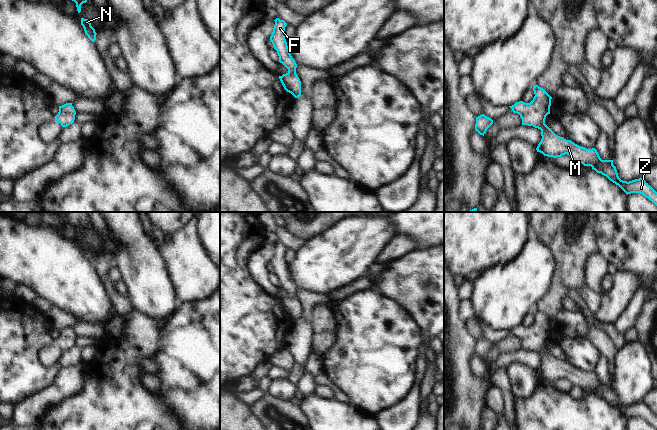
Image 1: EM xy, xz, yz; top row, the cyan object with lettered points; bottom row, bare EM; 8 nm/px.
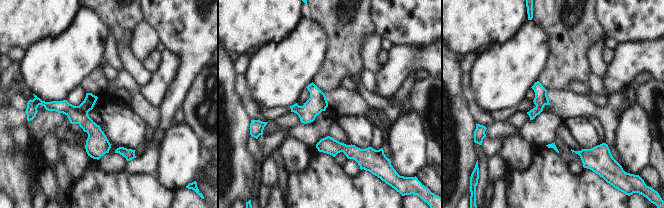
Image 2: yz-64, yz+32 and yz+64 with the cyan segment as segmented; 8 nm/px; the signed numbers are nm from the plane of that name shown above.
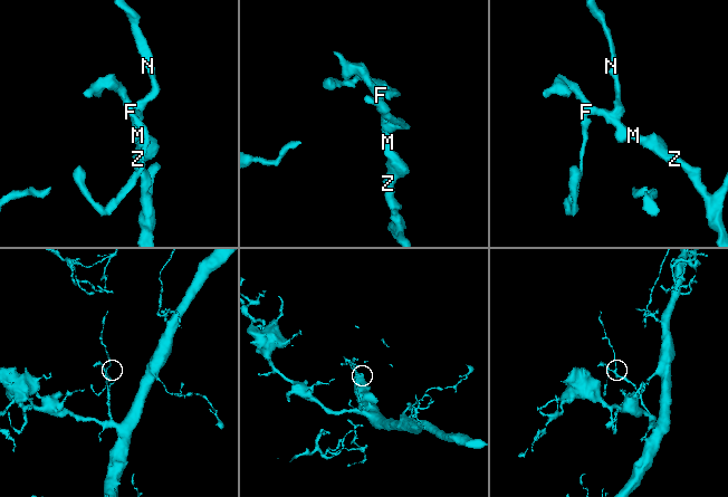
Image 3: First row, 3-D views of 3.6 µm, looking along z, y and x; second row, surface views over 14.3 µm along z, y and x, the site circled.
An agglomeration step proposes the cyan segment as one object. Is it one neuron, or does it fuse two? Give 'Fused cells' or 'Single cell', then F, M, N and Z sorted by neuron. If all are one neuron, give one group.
Single cell. Groups: F M N Z

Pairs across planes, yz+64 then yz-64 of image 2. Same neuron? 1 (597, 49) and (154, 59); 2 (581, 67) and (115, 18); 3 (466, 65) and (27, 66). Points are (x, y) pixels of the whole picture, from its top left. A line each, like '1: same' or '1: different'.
1: different
2: same
3: different

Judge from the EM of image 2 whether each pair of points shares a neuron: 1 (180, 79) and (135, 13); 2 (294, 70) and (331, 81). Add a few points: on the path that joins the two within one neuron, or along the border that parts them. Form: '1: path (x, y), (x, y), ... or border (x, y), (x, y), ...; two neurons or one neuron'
1: border (141, 10), (145, 20); two neurons
2: border (326, 55), (323, 66), (312, 81); two neurons

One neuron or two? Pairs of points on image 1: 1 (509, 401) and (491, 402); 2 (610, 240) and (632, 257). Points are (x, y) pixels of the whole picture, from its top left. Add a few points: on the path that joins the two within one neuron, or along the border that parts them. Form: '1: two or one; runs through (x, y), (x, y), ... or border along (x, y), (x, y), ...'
1: two; border along (491, 387), (497, 391), (503, 400), (504, 413)
2: one; runs through (615, 240), (627, 252)

